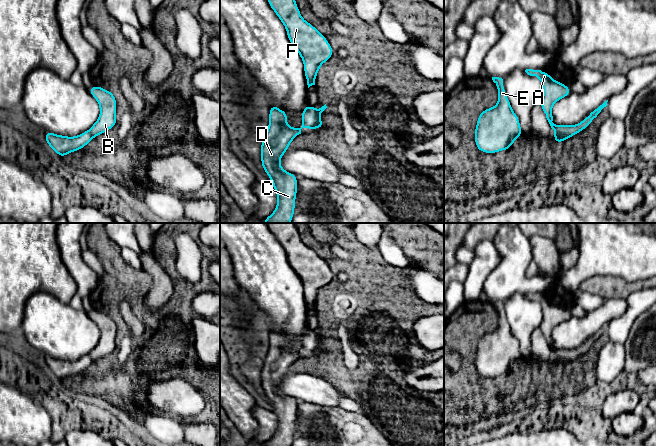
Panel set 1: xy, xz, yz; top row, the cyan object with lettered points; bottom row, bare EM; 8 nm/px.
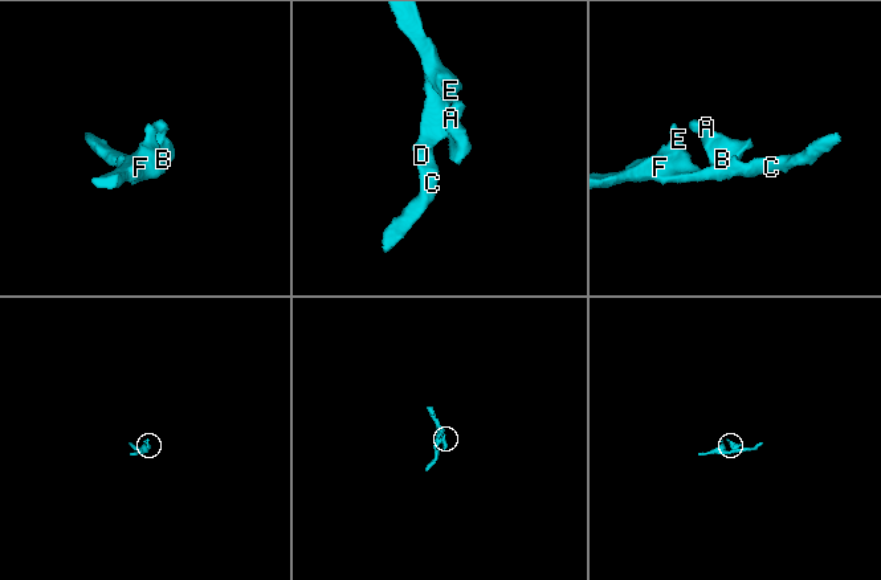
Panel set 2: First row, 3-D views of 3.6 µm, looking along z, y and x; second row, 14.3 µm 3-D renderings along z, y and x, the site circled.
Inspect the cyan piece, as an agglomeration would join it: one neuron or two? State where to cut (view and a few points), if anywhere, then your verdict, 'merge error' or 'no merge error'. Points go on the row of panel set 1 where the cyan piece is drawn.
no cut; no merge error

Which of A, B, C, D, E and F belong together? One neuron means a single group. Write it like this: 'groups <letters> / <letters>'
groups A B C D E F

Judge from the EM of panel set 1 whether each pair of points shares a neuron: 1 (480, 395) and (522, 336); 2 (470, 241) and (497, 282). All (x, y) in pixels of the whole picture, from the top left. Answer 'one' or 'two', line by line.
1: two
2: two

